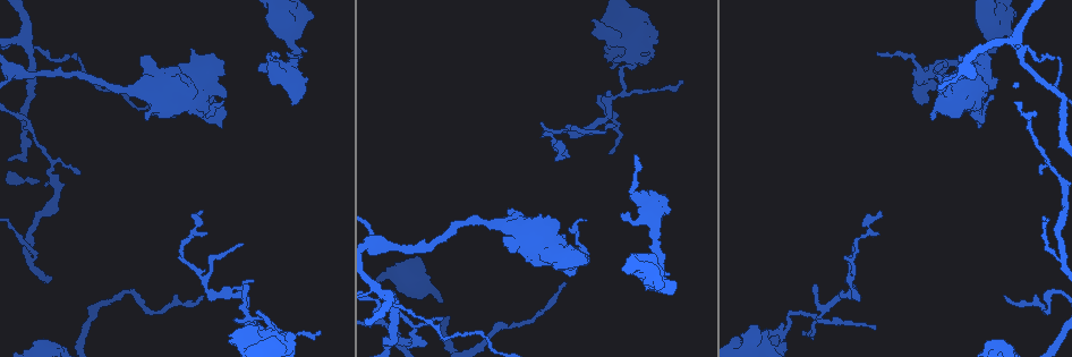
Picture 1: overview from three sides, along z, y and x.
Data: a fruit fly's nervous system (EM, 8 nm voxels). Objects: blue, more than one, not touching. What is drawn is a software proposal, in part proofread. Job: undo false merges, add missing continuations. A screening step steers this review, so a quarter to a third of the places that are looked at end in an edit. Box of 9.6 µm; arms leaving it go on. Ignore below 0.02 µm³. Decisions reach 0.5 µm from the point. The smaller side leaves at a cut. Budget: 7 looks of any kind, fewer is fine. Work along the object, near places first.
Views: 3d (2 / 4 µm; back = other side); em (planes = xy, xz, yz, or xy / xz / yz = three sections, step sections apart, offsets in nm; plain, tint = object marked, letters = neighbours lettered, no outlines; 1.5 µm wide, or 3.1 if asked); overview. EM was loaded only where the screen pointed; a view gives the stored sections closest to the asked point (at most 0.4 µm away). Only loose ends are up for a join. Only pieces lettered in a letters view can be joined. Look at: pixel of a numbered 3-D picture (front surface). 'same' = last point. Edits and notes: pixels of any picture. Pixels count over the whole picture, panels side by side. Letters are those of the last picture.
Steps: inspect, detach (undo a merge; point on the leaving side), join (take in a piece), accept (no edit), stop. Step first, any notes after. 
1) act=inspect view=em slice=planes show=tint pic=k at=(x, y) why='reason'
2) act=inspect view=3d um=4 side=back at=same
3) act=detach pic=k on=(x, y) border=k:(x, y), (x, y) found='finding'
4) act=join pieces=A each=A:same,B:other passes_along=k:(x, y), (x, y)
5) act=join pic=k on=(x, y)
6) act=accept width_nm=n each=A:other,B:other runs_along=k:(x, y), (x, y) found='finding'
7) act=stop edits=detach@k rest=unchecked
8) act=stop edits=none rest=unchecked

act=inspect view=em slice=planes show=plain pic=1 at=(441, 320) why='thin end'

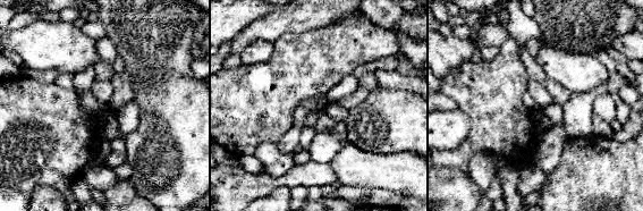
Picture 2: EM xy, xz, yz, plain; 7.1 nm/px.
act=inspect view=em slice=planes show=letters at=same why='what lies round it'

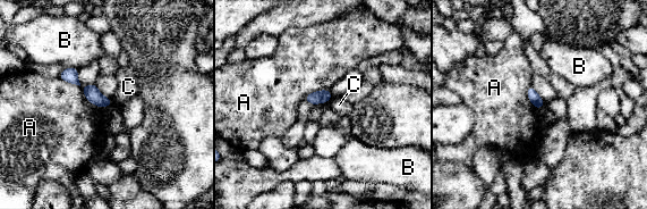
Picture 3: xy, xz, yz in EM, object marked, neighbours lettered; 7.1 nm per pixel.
act=accept width_nm=80 each=A:other,B:other,C:other border=3:(111, 99), (112, 102) found='no lettered piece goes on from it'

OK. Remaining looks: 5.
act=inspect view=3d um=4 pic=1 at=(292, 104) why='free end'

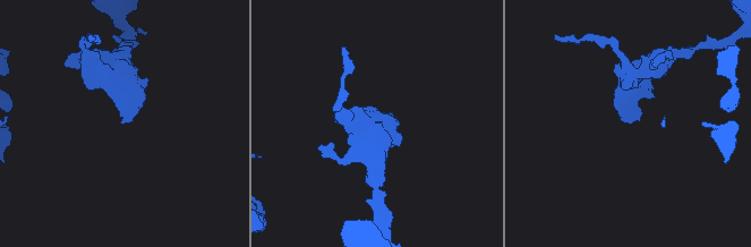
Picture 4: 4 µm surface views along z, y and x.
act=inspect view=em slice=yz step=8 show=letters pic=4 at=(629, 123) why='now the EM'

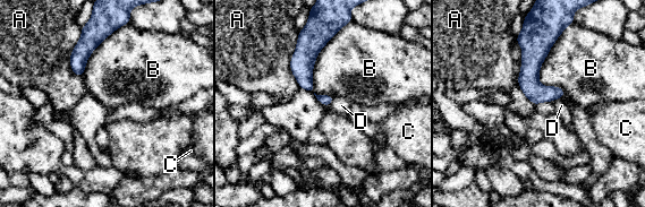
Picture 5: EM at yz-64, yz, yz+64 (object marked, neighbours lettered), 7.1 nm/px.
act=inspect view=em slice=planes show=letters at=same

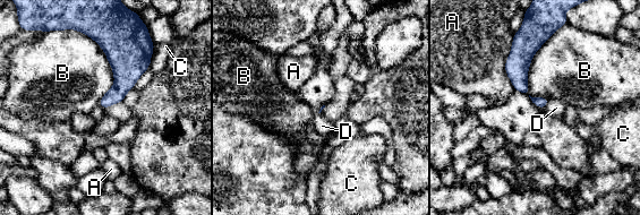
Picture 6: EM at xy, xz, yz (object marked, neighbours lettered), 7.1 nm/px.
act=accept longest_contact=B:500nm each=A:other,B:other,C:other,D:other border=6:(556, 31), (531, 60), (531, 97) found='no lettered piece goes on from it'

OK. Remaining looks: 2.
act=inspect view=em slice=xz step=4 show=tint pic=1 at=(253, 321) why='a fork'

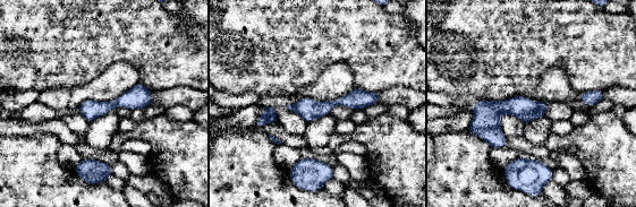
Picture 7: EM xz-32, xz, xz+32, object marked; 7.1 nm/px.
act=inspect view=em slice=planes show=letters at=same why='another direction'

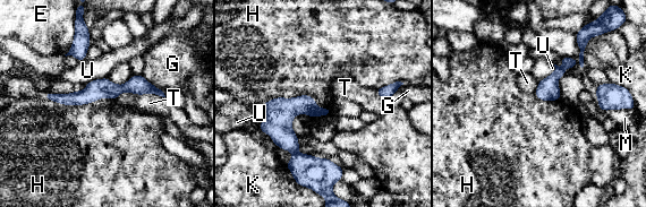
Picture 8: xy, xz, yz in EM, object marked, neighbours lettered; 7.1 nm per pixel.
act=accept each=E:other,G:other,H:other,K:other,M:other,T:other,U:other runs_along=8:(158, 92), (48, 95) found='all the same neuron'

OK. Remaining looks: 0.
act=stop edits=none rest=unchecked

